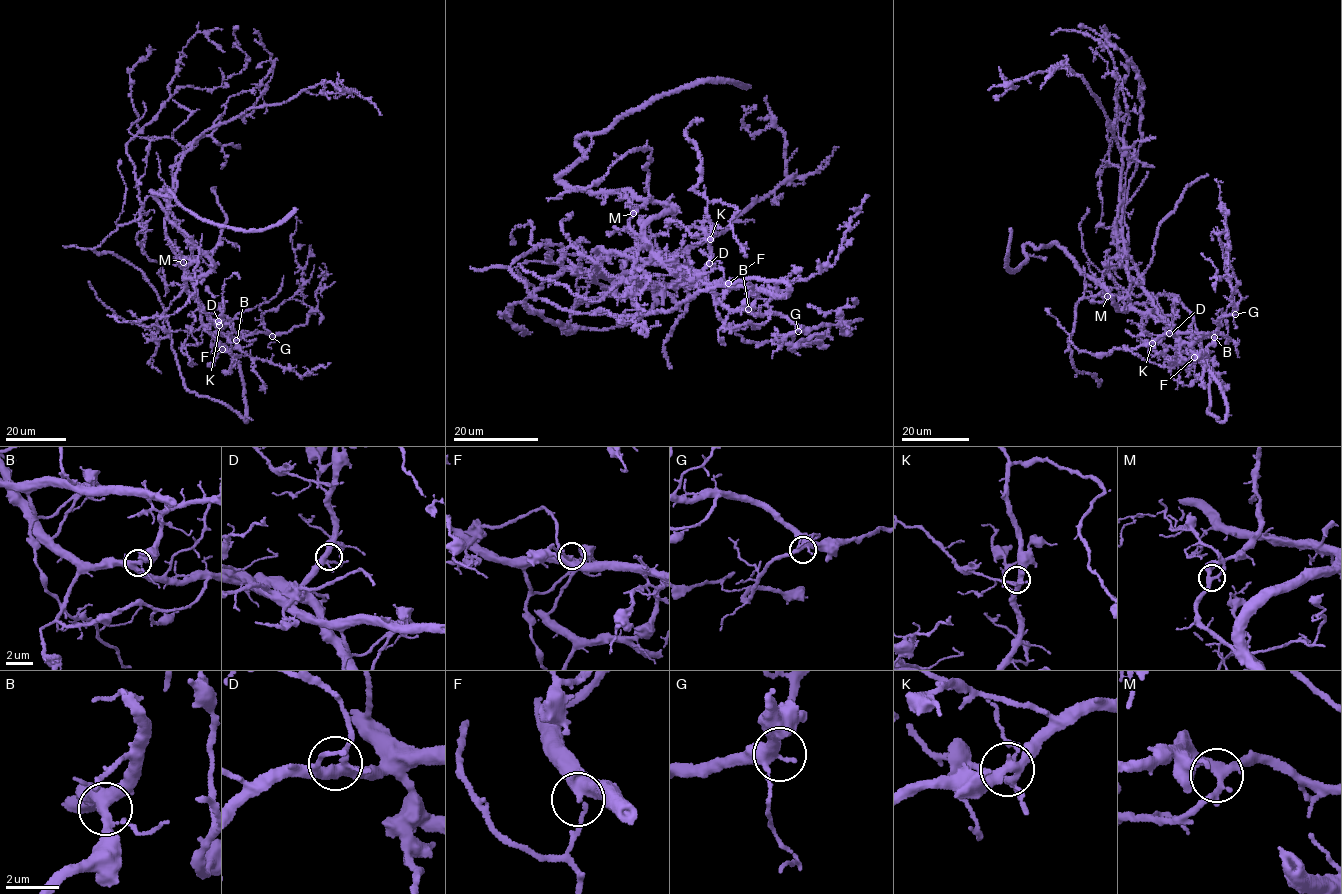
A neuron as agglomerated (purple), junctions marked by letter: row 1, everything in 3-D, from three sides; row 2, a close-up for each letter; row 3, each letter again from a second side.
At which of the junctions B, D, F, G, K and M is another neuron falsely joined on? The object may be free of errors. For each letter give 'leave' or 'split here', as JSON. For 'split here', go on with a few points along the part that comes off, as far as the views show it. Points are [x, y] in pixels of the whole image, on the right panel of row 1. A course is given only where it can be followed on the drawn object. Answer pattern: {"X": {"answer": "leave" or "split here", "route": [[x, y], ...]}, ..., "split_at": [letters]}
{"B": {"answer": "leave"}, "D": {"answer": "leave"}, "F": {"answer": "split here", "route": [[1194, 356], [1120, 259], [1119, 220], [1111, 232], [1120, 251], [1144, 85], [1124, 54], [1080, 23]]}, "G": {"answer": "leave"}, "K": {"answer": "leave"}, "M": {"answer": "leave"}, "split_at": ["F"]}

